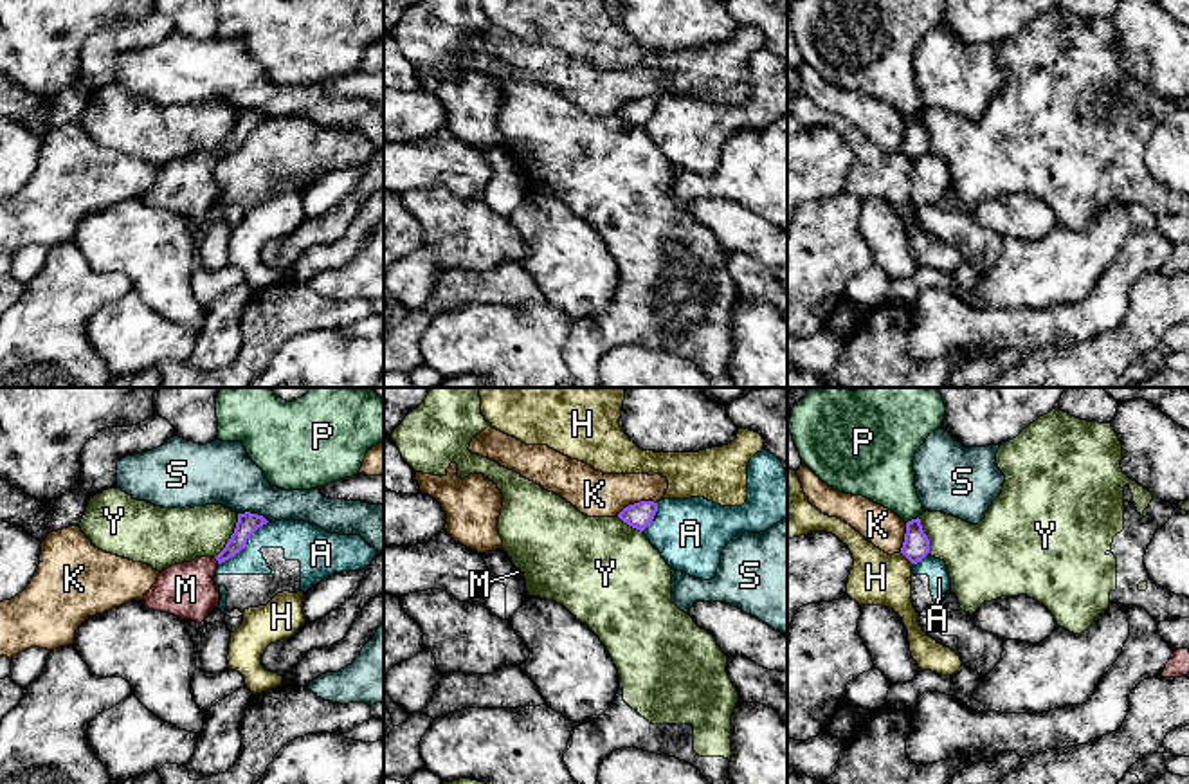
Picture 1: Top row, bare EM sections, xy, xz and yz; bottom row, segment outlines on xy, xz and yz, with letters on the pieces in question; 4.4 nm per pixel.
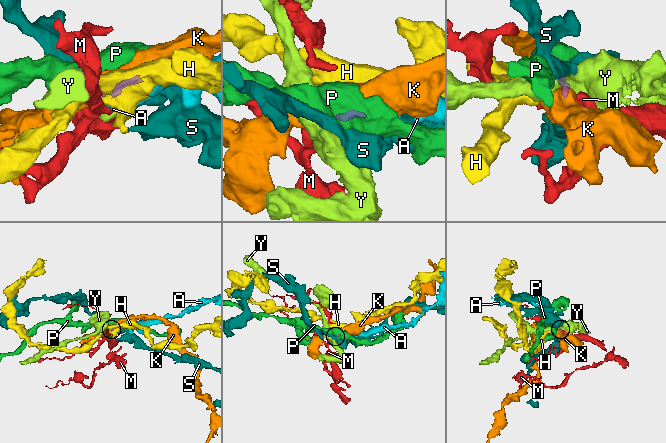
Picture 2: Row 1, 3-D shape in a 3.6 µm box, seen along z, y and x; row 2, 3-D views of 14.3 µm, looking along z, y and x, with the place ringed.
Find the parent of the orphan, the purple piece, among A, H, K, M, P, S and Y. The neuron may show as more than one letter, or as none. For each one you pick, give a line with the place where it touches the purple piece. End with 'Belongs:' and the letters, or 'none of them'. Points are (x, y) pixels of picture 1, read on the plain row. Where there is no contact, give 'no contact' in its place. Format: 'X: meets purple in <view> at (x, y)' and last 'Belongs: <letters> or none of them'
M: meets purple in xy at (217, 155)
Belongs: M

